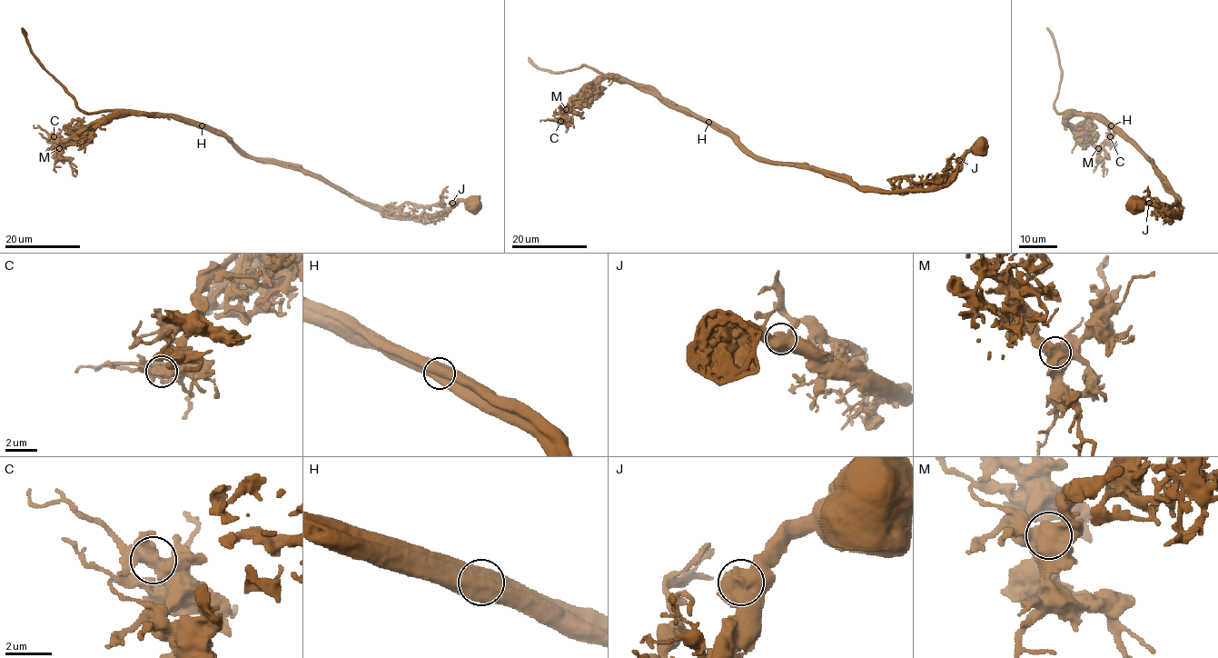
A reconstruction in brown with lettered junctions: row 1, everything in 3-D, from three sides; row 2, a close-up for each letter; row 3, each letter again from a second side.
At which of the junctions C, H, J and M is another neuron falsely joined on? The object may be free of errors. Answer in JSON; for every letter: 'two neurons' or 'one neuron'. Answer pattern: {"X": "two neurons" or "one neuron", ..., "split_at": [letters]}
{"C": "one neuron", "H": "two neurons", "J": "one neuron", "M": "one neuron", "split_at": ["H"]}

